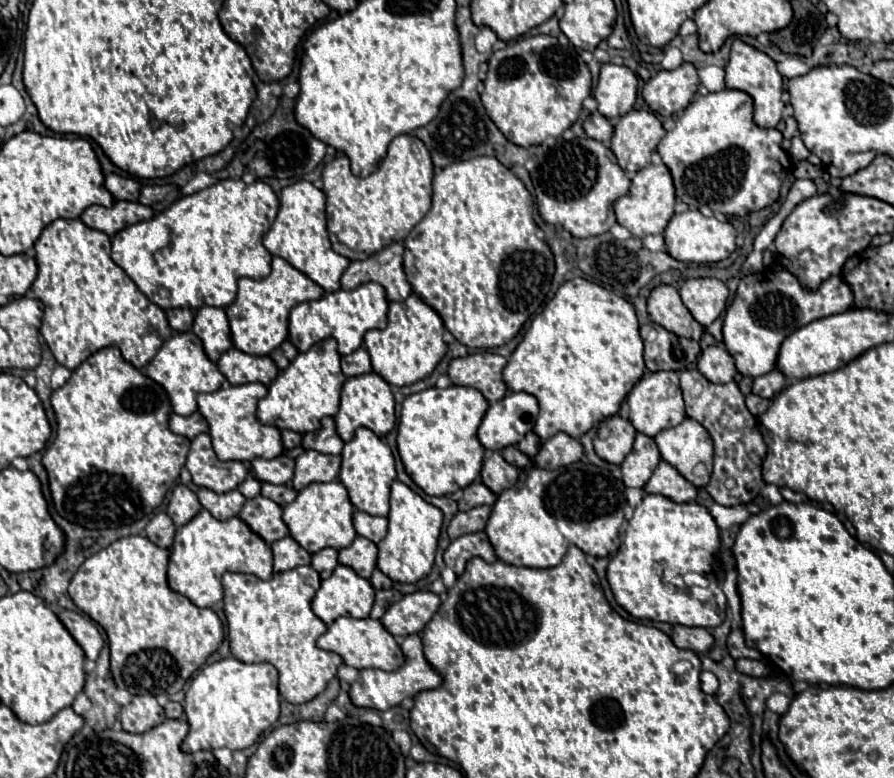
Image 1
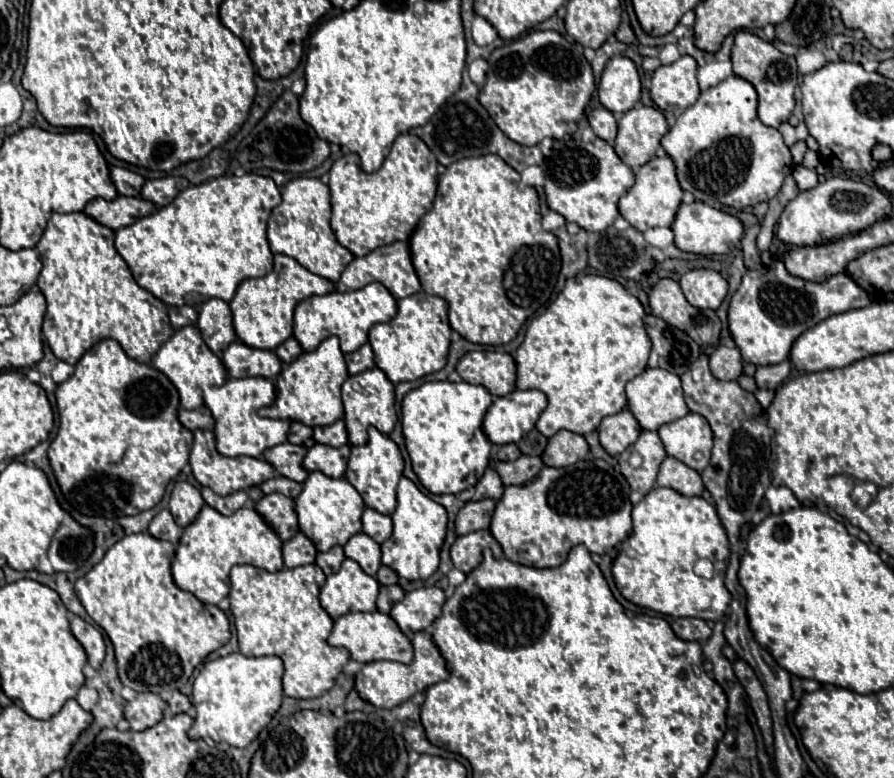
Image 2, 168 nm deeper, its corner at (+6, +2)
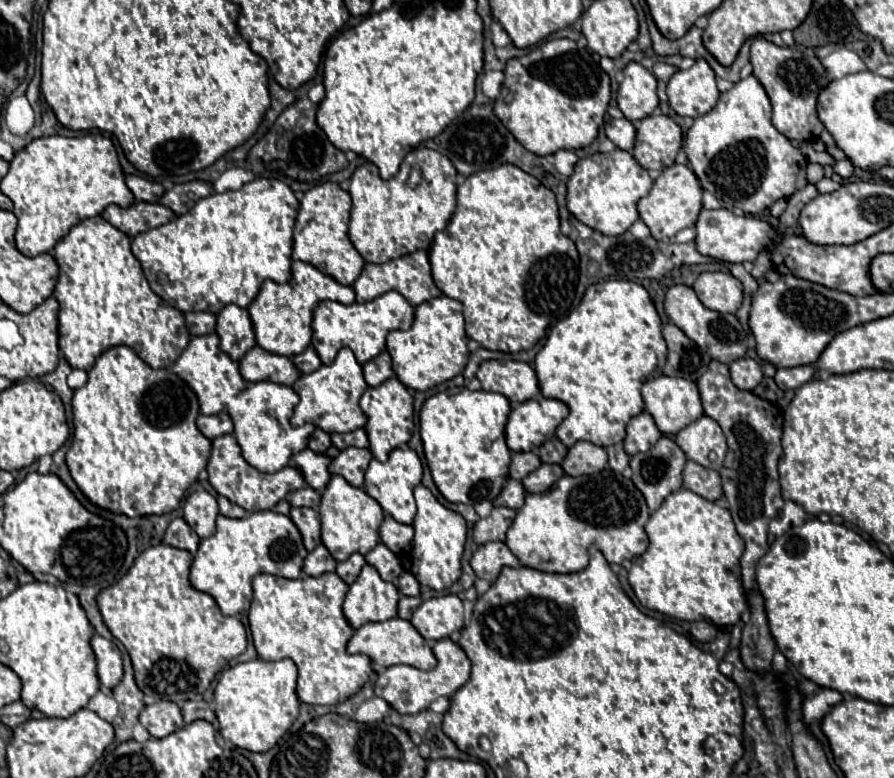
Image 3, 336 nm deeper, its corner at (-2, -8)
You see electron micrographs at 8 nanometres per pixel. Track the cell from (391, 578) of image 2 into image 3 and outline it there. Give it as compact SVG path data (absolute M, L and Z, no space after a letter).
M405 572L405 574L399 576L397 588L399 588L399 592L405 594L405 596L419 596L419 582L417 582L417 578L415 578L413 574L409 574L409 572Z

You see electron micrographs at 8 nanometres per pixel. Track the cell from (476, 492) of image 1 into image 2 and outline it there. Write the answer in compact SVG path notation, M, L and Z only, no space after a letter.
M487 468L485 474L481 476L481 480L475 484L475 496L473 500L483 500L483 498L493 498L499 500L503 494L503 482L501 478L497 478L497 472Z

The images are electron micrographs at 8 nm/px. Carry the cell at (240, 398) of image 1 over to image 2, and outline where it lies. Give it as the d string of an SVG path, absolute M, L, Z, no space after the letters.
M229 378L219 388L209 388L203 392L203 402L213 414L215 442L221 456L253 456L261 458L267 448L283 444L287 440L289 422L277 422L269 418L259 418L257 410L273 402L273 382L267 378Z

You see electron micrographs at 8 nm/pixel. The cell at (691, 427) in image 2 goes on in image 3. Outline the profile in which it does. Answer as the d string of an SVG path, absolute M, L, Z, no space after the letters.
M701 416L699 420L691 422L675 436L675 442L683 448L689 460L695 460L713 470L723 466L727 440L721 426L713 418Z

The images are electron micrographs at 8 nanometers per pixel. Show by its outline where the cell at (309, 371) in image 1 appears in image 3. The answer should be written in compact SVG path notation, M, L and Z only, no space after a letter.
M343 348L333 364L323 364L319 370L311 374L303 374L293 390L299 394L299 404L295 406L295 414L291 418L293 426L301 426L305 422L313 422L317 428L333 434L333 432L353 432L367 424L367 416L363 414L359 400L365 392L367 382L363 378L363 368L355 360L355 354L349 348Z

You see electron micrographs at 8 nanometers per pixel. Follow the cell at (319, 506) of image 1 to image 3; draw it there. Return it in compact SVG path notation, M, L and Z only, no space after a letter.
M333 476L329 486L323 492L323 500L319 506L321 528L323 528L323 544L329 548L335 560L347 560L351 554L367 554L379 544L379 526L385 518L383 508L375 498L371 498L363 488L353 488L343 476Z

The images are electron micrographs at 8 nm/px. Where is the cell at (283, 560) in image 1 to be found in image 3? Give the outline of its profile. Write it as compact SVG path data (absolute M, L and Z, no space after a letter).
M319 544L305 558L305 568L303 570L309 576L321 576L325 572L335 572L335 558L329 554L329 550L323 544Z

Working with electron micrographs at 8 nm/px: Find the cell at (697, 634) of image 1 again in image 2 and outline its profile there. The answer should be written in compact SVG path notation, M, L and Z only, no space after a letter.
M677 618L671 622L671 628L681 640L705 642L711 636L711 628L707 626L705 620L699 620L699 618Z

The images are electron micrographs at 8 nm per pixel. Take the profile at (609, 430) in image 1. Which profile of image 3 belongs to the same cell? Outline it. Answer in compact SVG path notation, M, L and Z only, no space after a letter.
M641 412L627 424L627 436L625 436L625 452L629 456L637 452L647 452L659 438L661 430L657 428L653 416L649 412Z

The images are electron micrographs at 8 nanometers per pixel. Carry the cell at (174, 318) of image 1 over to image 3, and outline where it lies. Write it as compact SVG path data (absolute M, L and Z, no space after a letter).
M189 312L185 314L185 320L187 320L191 336L203 336L203 334L215 332L217 316L211 312Z

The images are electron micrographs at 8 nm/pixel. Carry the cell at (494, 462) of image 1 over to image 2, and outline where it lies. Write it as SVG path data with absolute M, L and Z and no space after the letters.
M521 456L515 462L489 460L489 466L499 474L505 486L511 486L511 484L525 484L531 478L535 478L537 470L543 468L543 462L539 456Z

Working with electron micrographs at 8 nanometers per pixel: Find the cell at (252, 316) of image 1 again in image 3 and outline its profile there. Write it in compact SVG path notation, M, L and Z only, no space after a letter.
M295 260L293 262L293 276L285 284L277 284L273 280L263 282L257 298L247 308L255 326L257 344L267 352L281 354L281 356L297 356L309 344L313 336L313 310L323 300L337 300L337 302L355 302L355 290L351 286L339 284L333 276L317 270L315 266Z

